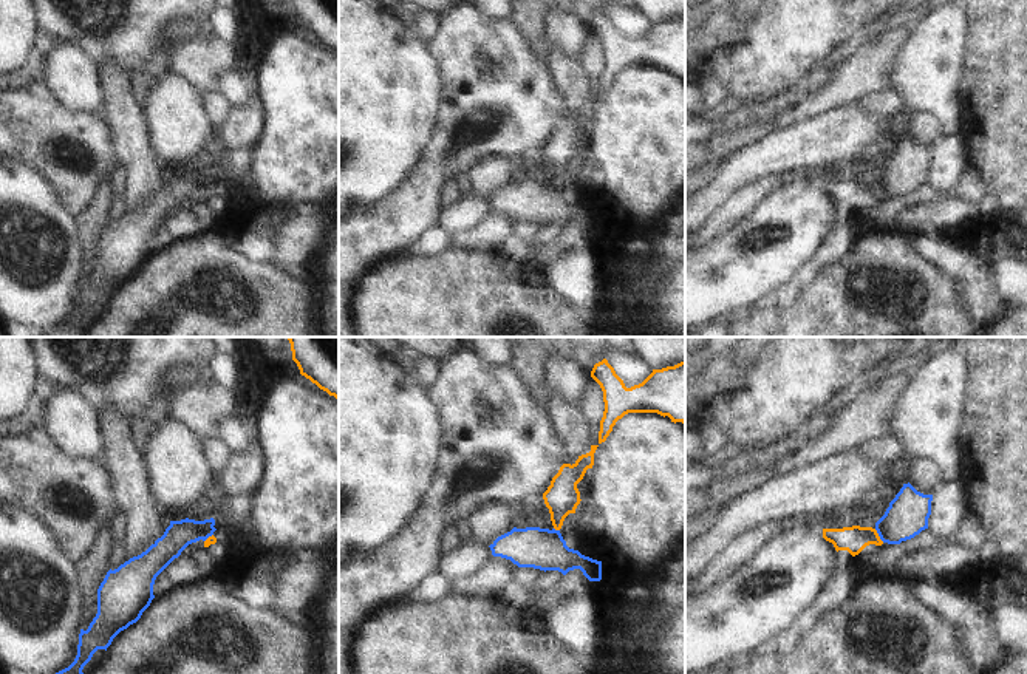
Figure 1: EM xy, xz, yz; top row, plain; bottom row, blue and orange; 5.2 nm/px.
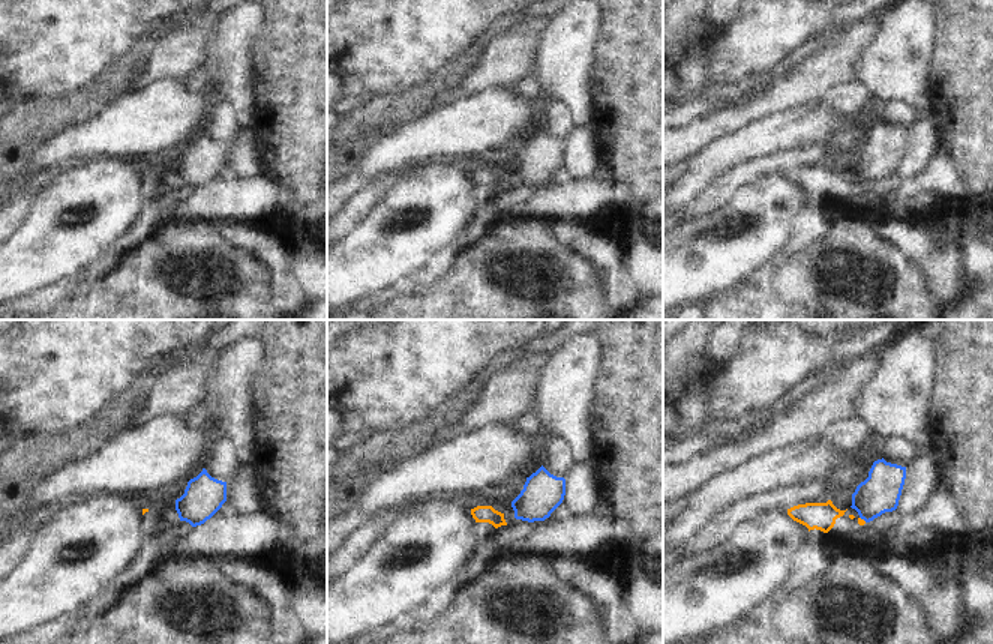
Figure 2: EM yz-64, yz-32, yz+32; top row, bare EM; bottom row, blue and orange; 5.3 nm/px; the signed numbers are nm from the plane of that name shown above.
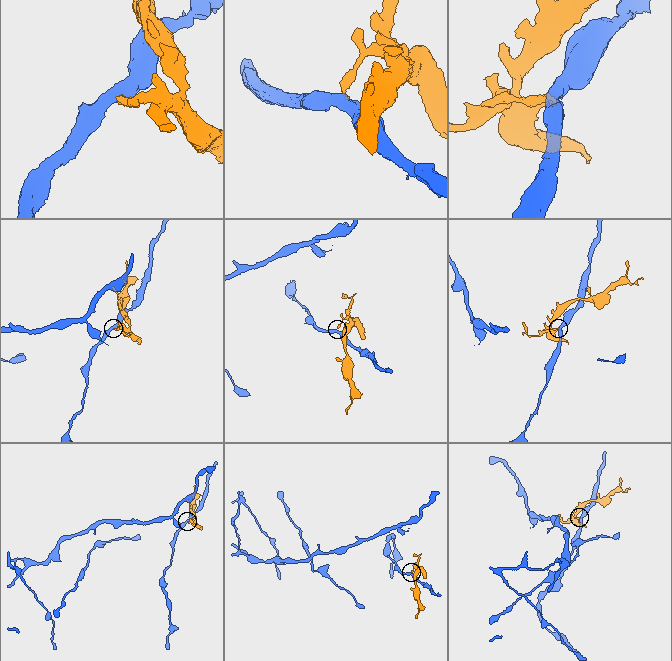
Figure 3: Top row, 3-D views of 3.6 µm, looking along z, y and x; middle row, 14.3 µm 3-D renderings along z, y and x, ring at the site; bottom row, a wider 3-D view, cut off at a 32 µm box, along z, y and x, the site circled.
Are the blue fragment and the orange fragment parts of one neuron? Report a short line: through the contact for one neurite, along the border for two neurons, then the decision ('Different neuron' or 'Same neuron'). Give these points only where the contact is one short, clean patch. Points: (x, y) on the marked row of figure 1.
Line: yz (874, 529), (883, 541). Different neuron.

